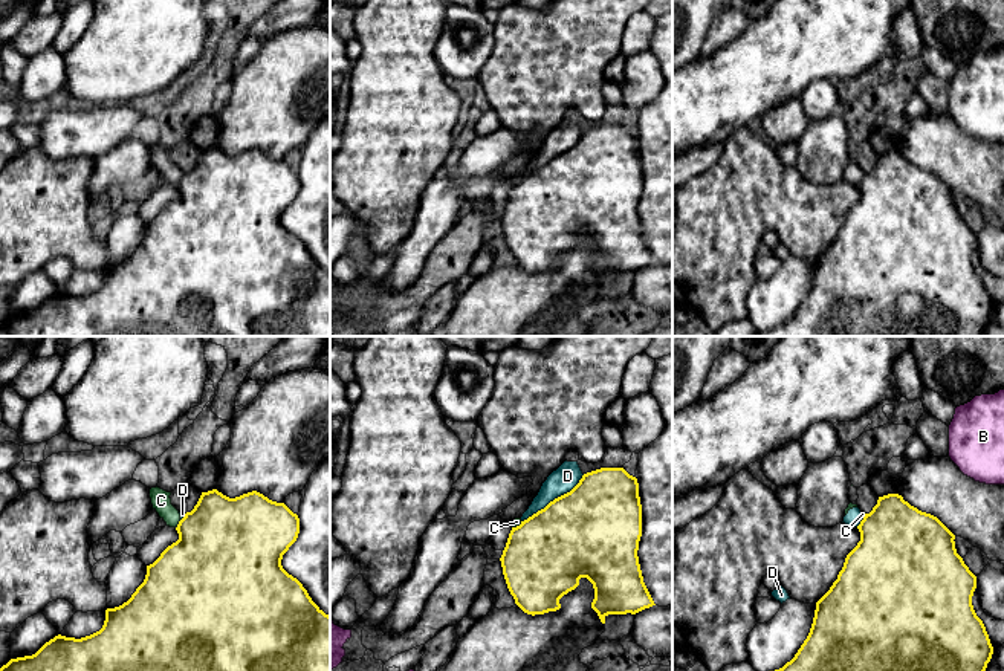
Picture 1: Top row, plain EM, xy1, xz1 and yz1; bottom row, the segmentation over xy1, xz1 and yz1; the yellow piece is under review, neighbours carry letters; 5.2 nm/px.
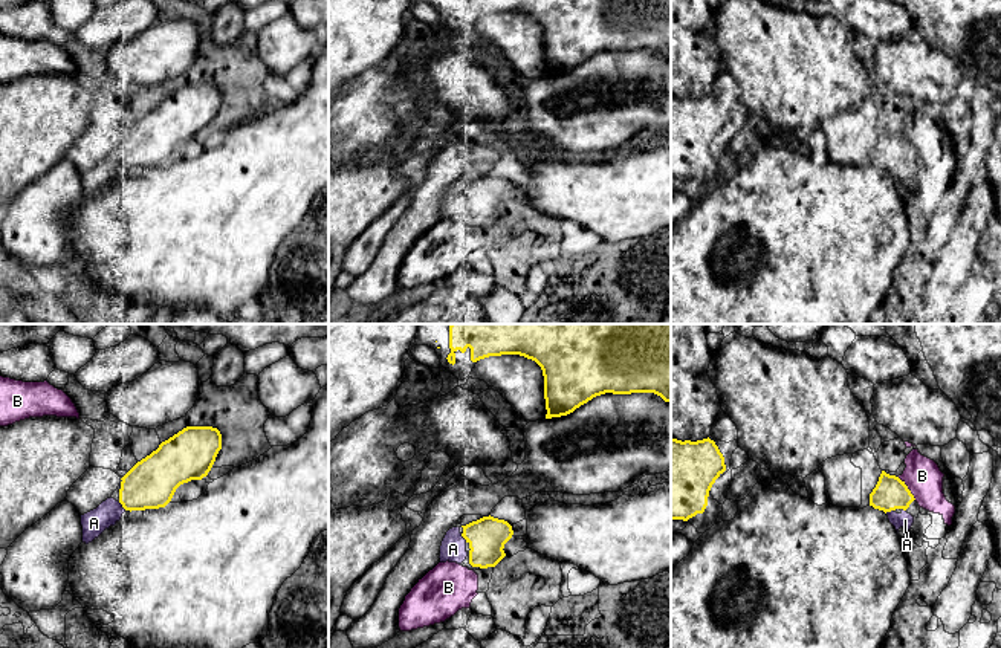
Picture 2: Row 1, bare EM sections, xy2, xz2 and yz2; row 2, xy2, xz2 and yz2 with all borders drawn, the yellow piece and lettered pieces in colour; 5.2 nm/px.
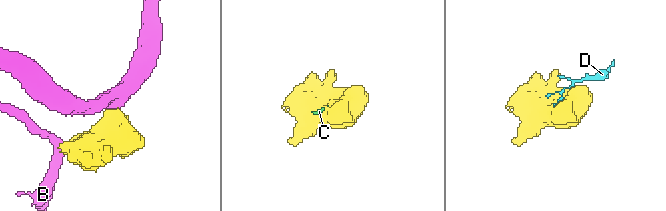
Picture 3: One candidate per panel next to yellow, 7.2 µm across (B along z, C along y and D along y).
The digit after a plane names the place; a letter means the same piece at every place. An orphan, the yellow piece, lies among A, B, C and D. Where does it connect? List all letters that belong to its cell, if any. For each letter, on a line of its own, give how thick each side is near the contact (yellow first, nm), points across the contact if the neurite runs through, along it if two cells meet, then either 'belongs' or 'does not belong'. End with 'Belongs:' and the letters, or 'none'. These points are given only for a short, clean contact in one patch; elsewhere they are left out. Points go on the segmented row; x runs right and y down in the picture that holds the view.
A: 170 nm thick on the yellow side, 90 nm on the other; belongs
B: 170 nm thick on the yellow side, 200 nm on the other; does not belong
C: 460 nm thick on the yellow side, 100 nm on the other; border along xy1 (181, 520), (176, 528); does not belong
D: 480 nm thick on the yellow side, 140 nm on the other; does not belong
Belongs: A

